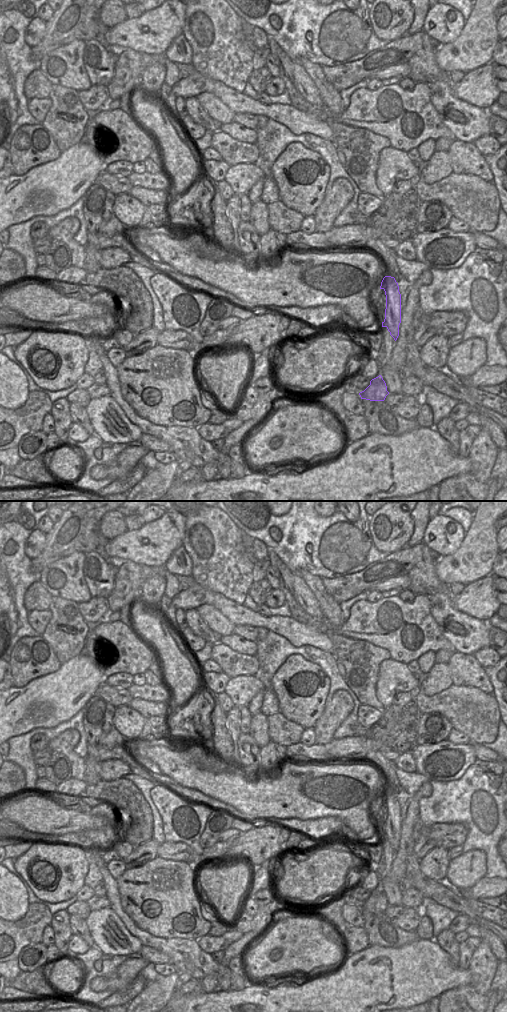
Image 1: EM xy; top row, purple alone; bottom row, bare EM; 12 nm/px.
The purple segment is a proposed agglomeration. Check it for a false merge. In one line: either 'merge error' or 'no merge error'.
no merge error

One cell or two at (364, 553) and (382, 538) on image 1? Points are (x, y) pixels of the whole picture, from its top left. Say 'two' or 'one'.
two

